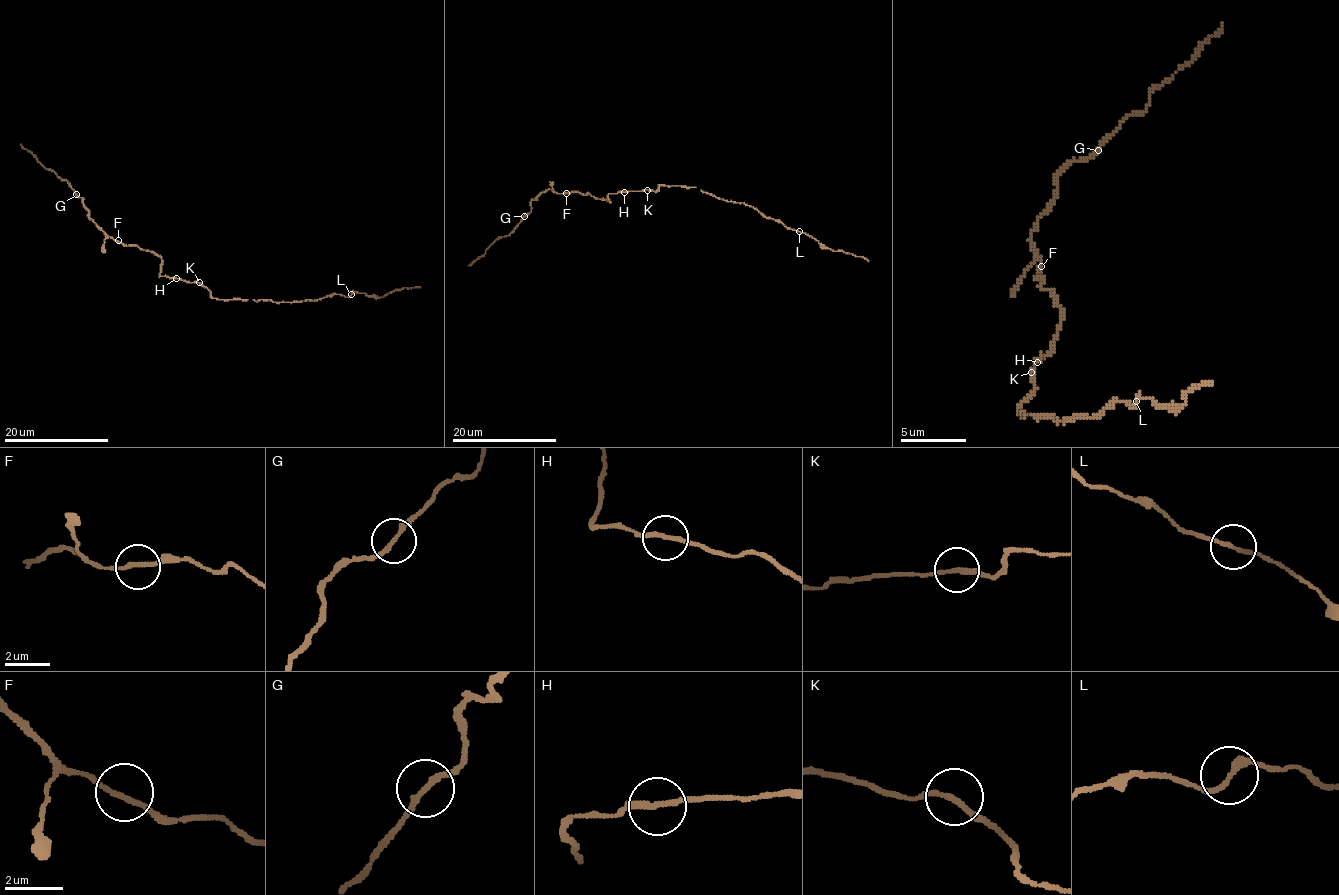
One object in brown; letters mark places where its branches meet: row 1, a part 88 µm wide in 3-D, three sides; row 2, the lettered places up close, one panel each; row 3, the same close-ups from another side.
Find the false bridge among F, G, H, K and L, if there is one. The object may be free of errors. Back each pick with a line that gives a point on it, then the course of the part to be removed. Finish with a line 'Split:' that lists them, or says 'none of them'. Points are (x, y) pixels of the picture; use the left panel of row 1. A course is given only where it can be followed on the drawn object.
Split: none of them

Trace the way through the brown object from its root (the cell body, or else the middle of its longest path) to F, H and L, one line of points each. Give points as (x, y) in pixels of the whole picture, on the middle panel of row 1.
F: (638, 191), (609, 193), (609, 201), (595, 199), (588, 193), (566, 193)
H: (638, 191), (624, 192)
L: (638, 191), (655, 191), (659, 186), (696, 187), (720, 199), (751, 205), (766, 217), (799, 231)

